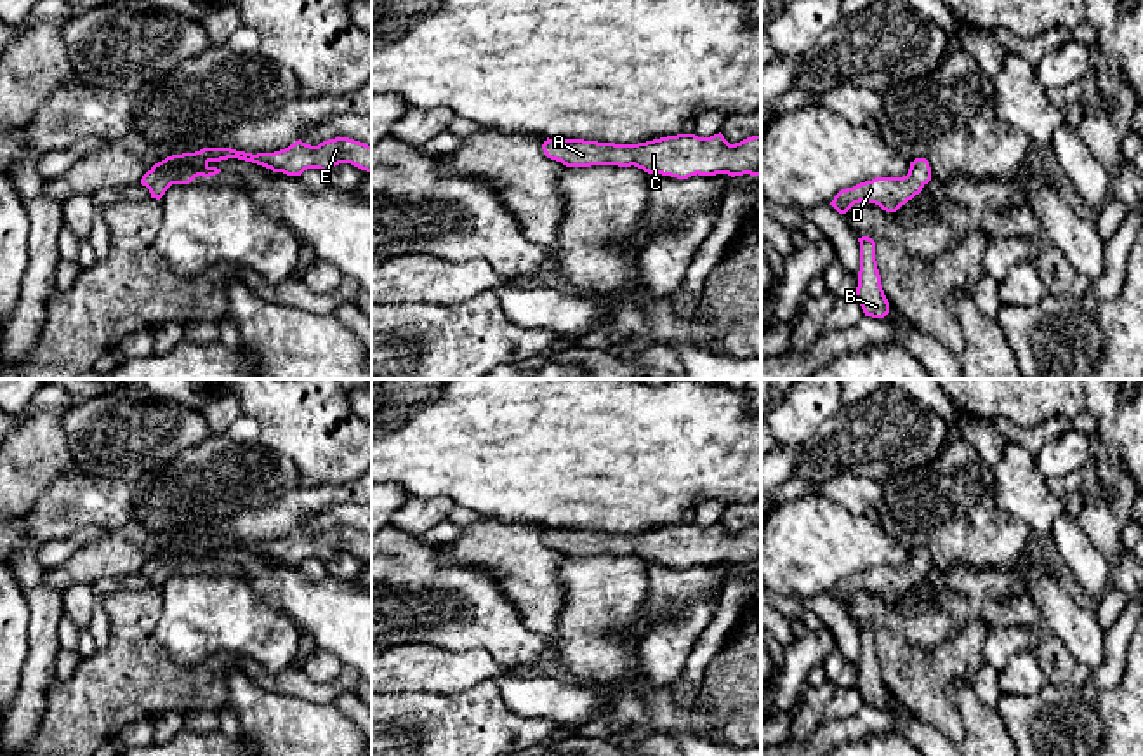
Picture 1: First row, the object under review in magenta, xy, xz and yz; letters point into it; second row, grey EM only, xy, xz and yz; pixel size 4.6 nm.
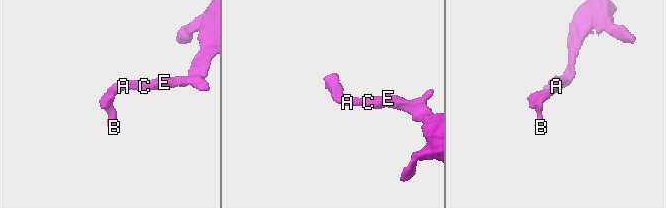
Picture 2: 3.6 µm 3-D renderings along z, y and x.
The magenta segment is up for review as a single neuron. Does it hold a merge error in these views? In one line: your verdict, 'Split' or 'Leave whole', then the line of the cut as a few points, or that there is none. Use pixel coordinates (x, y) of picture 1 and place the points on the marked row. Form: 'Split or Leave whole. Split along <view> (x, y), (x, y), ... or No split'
Leave whole. No split

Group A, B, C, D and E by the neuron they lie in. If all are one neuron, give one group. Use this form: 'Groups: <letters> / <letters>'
Groups: A B C D E

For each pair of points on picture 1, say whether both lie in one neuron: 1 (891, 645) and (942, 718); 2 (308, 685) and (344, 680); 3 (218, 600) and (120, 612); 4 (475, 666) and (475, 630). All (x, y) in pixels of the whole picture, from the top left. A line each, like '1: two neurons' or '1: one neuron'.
1: one neuron
2: one neuron
3: two neurons
4: two neurons

